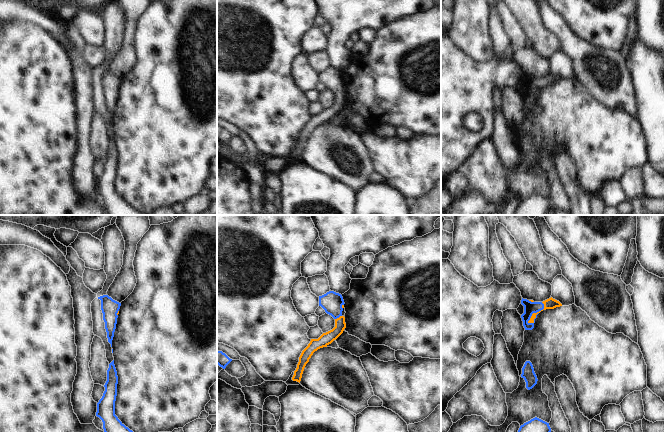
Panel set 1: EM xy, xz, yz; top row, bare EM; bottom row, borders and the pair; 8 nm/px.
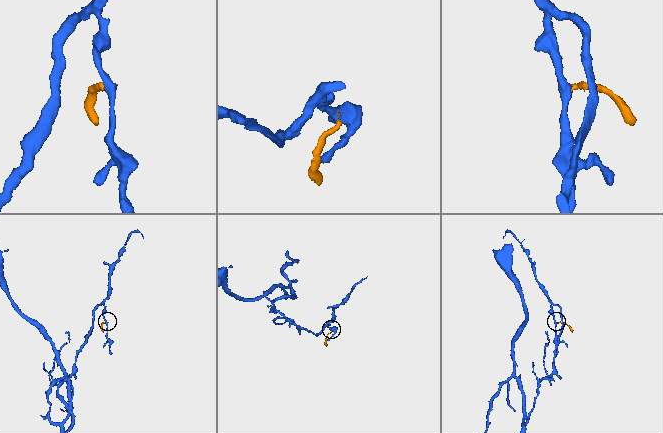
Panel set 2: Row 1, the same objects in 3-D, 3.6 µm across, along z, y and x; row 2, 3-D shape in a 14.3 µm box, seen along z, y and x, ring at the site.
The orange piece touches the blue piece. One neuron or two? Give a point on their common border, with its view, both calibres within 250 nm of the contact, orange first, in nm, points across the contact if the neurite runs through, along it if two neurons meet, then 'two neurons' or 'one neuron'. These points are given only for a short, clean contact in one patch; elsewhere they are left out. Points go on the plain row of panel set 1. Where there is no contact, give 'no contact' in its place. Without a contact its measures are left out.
contact yz (537, 89); calibres 90 and 100 nm; way yz (550, 79), (537, 89), (530, 83); one neuron

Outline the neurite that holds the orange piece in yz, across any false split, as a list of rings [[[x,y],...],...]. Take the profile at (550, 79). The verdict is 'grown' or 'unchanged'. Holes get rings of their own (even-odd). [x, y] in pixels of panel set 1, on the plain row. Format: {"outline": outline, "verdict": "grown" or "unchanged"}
{"outline": [[[552,73],[543,78],[534,78],[533,76],[522,74],[521,80],[524,82],[524,89],[521,91],[521,94],[525,106],[532,106],[534,104],[535,95],[541,87],[562,82],[559,77]]], "verdict": "grown"}

